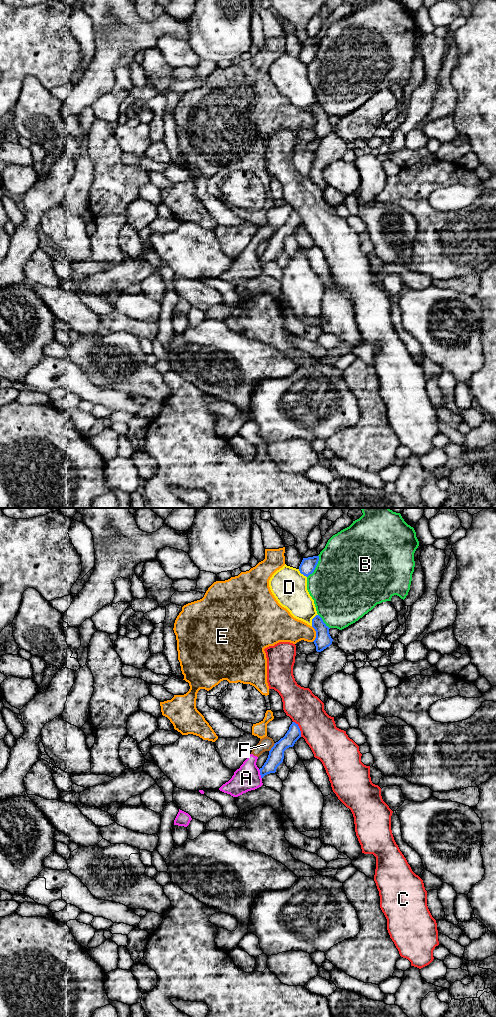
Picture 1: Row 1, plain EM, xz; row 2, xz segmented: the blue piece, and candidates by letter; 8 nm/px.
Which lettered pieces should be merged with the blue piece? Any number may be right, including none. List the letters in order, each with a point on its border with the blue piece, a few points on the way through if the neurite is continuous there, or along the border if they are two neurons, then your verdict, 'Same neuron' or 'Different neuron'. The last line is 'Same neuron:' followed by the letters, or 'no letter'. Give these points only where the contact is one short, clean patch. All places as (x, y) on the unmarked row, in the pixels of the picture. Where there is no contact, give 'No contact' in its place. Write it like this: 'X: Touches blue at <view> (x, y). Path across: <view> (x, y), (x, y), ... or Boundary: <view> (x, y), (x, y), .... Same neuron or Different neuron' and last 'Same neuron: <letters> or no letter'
A: Touches blue at xz (260, 262). Boundary: xz (258, 257), (261, 266). Different neuron
B: Touches blue at xz (316, 53). Different neuron
C: Touches blue at xz (299, 217). Different neuron
D: Touches blue at xz (312, 108). Different neuron
E: Touches blue at xz (316, 122). Different neuron
F: Touches blue at xz (272, 235). Boundary: xz (275, 231), (269, 239). Different neuron
Same neuron: no letter

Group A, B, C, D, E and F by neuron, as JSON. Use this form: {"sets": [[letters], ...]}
{"sets": [["A", "F"], ["B"], ["C"], ["D"], ["E"]]}

